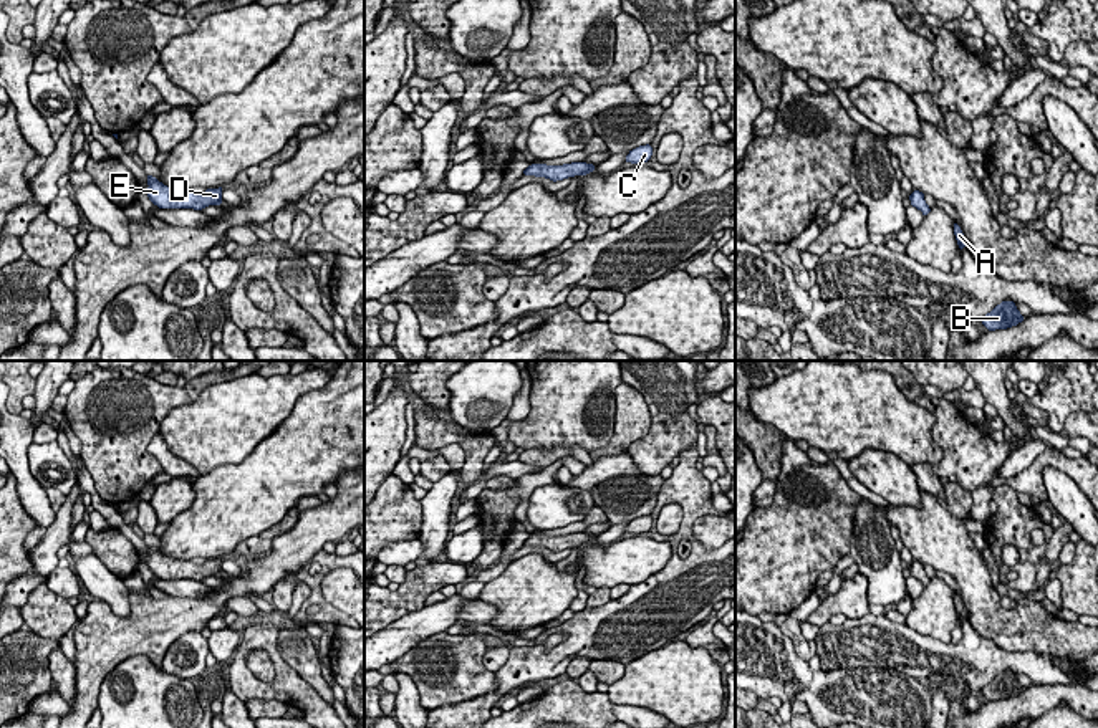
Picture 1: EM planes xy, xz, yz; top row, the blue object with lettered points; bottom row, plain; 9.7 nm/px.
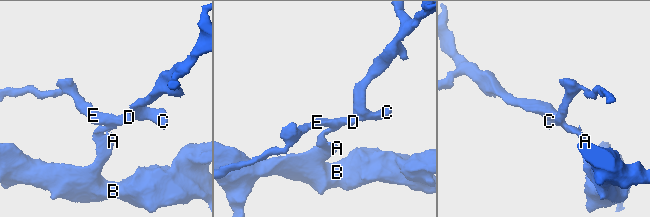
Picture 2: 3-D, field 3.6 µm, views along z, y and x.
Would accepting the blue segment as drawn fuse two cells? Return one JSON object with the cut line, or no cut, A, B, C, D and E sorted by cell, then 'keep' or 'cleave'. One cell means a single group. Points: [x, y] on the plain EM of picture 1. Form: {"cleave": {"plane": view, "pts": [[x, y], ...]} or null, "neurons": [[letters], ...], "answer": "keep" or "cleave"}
{"cleave": null, "neurons": [["A", "B", "C", "D", "E"]], "answer": "keep"}

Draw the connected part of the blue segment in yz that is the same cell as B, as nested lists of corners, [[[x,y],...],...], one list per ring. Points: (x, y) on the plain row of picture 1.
[[[1002,672],[989,685],[982,688],[982,695],[989,700],[1005,700],[1017,697],[1025,688],[1019,683],[1014,672]]]

